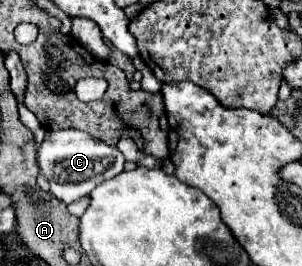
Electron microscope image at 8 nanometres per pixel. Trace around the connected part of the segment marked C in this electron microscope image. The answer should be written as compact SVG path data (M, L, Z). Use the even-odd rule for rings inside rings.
M74 128L48 130L44 142L38 148L38 166L40 174L50 184L50 192L64 204L70 204L80 200L82 196L88 196L104 180L120 174L124 170L124 156L118 148L112 148L88 136L88 132L80 132Z

